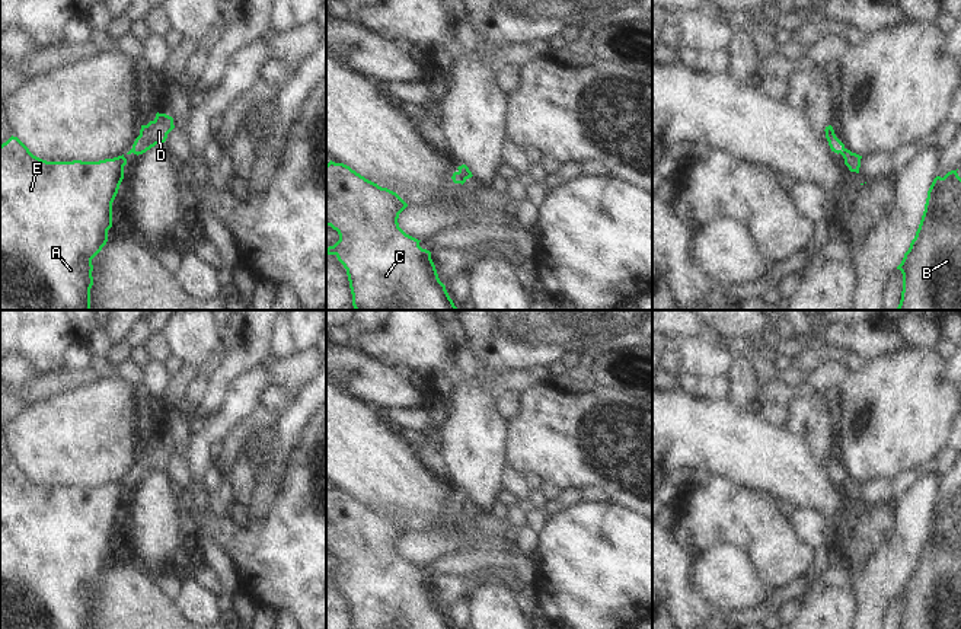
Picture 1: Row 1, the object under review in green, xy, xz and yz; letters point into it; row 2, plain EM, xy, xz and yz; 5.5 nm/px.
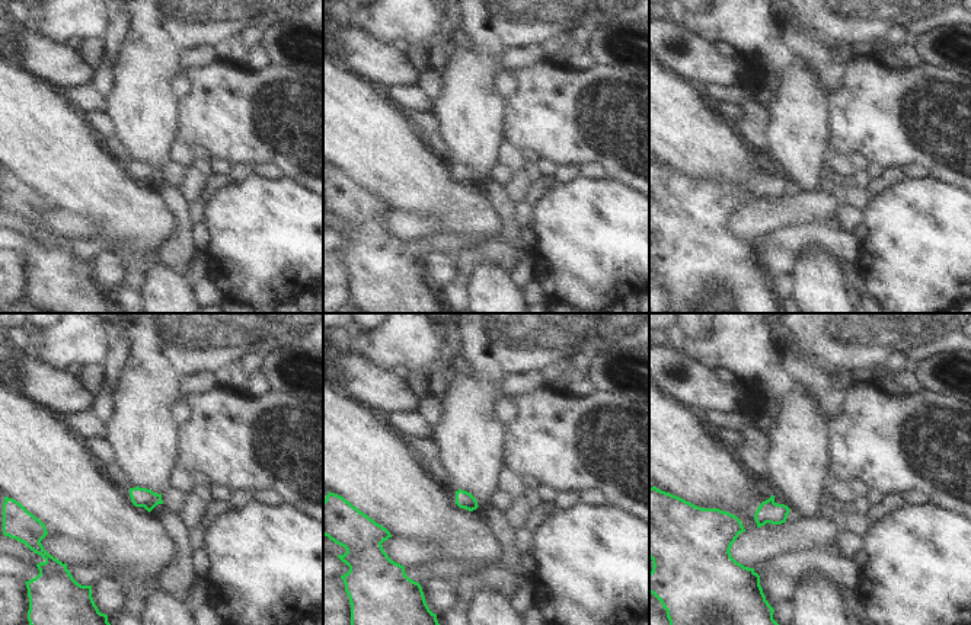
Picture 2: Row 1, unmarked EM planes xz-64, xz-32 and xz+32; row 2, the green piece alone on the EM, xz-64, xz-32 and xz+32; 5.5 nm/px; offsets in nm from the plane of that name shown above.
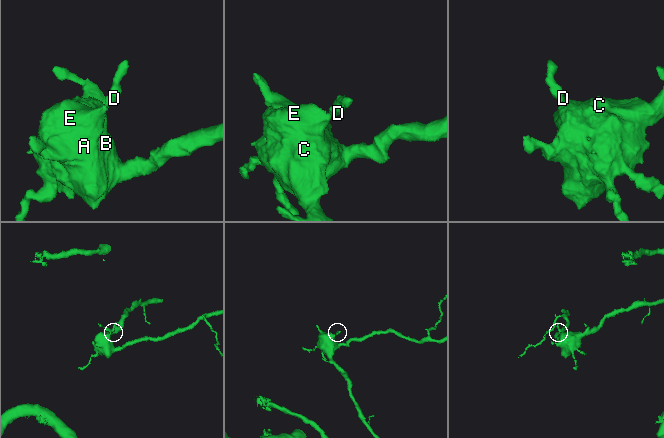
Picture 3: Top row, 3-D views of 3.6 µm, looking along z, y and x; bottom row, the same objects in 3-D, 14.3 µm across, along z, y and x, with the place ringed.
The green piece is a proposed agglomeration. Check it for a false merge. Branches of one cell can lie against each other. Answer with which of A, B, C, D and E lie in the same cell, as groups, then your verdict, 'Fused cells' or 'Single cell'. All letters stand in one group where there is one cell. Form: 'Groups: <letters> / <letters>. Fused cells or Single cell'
Groups: A B C D E. Single cell.

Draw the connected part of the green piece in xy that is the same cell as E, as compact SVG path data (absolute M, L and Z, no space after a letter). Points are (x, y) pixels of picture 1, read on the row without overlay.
M13 462L0 472L0 629L90 629L90 614L93 612L92 585L108 568L108 556L112 553L112 529L124 505L125 491L124 480L99 488L47 488L33 482Z

